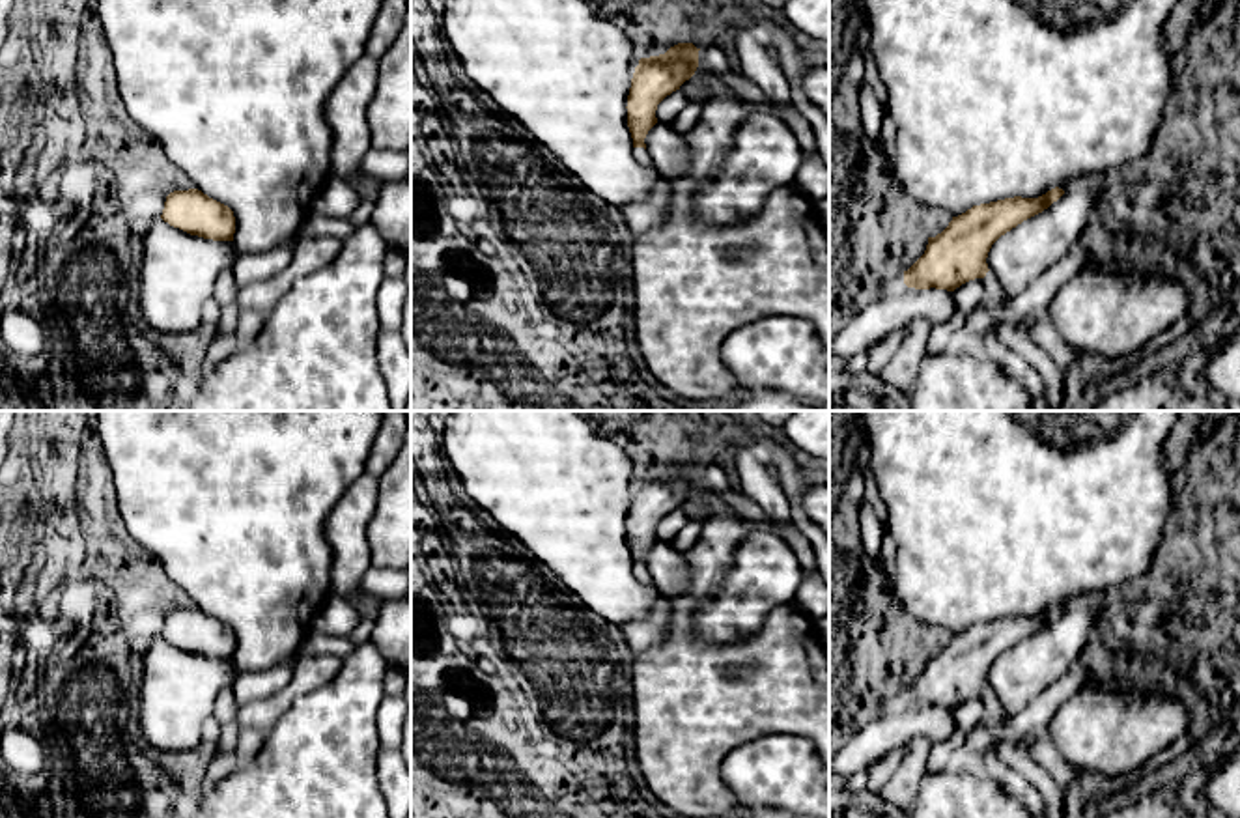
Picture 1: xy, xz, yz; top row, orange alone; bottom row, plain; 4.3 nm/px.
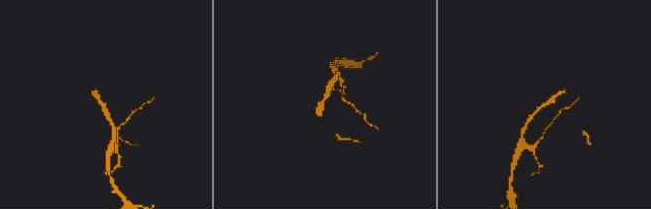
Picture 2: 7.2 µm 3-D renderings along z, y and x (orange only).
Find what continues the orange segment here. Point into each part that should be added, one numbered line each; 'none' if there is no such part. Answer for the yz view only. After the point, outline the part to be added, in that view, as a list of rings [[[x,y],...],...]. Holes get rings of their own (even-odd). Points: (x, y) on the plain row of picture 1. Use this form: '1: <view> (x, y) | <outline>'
1: yz (992, 705) | [[[992,689],[986,691],[984,697],[977,697],[982,700],[986,713],[999,723],[1010,721],[1010,717],[1005,713],[1001,700],[995,697]]]

